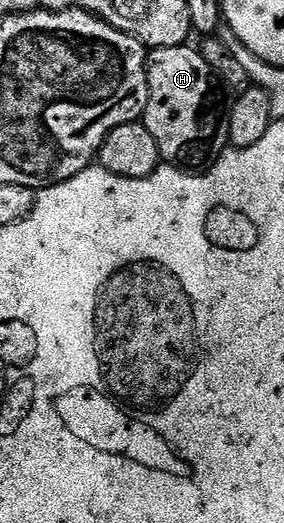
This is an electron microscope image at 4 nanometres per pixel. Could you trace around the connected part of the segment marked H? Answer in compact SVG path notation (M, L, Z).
M190 47L159 48L148 56L149 100L143 122L151 137L155 137L166 164L201 169L210 162L209 154L213 151L213 139L205 135L213 127L213 107L209 104L211 72L200 50L192 51Z

